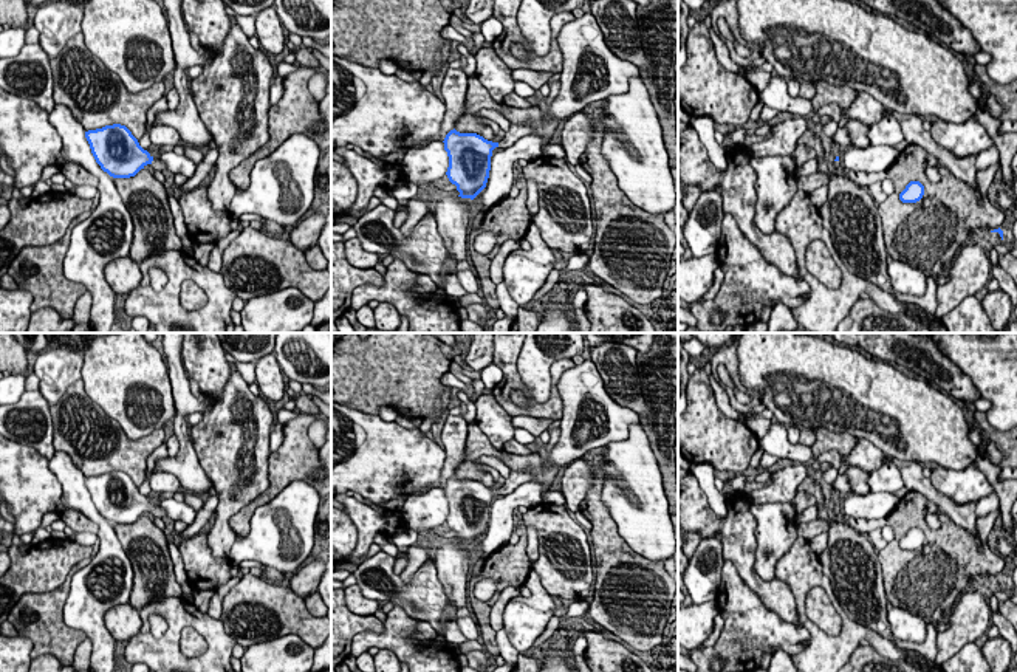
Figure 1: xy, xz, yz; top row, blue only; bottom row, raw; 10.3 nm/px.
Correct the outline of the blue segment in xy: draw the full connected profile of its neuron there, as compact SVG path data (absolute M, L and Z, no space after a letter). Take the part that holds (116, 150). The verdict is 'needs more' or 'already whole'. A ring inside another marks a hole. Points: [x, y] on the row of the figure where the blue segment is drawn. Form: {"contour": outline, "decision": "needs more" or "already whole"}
{"contour": "M121 124L85 132L91 153L104 172L113 178L135 177L147 164L167 172L166 164L144 150L132 132Z", "decision": "needs more"}

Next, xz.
{"contour": "M511 122L500 142L485 139L477 133L460 133L455 129L444 138L449 156L447 178L457 186L458 197L474 200L485 187L491 170L491 156L495 147L508 149L522 136L531 135L537 122Z", "decision": "needs more"}

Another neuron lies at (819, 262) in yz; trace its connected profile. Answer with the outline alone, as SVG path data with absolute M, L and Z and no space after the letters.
M820 240L811 242L806 248L806 269L827 288L837 290L841 286L842 273Z

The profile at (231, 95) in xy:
M229 15L229 20L231 29L224 42L217 46L204 46L207 60L203 65L203 73L190 81L190 93L200 119L211 132L218 149L214 167L215 175L207 184L207 198L214 211L218 212L229 211L235 195L237 187L229 180L229 172L269 139L269 90L274 77L274 68L268 54L249 43L249 39L237 23L237 15Z

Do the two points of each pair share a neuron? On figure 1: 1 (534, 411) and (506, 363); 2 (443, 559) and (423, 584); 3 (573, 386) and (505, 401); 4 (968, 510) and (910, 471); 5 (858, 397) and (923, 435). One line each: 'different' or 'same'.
1: same
2: different
3: different
4: same
5: same

